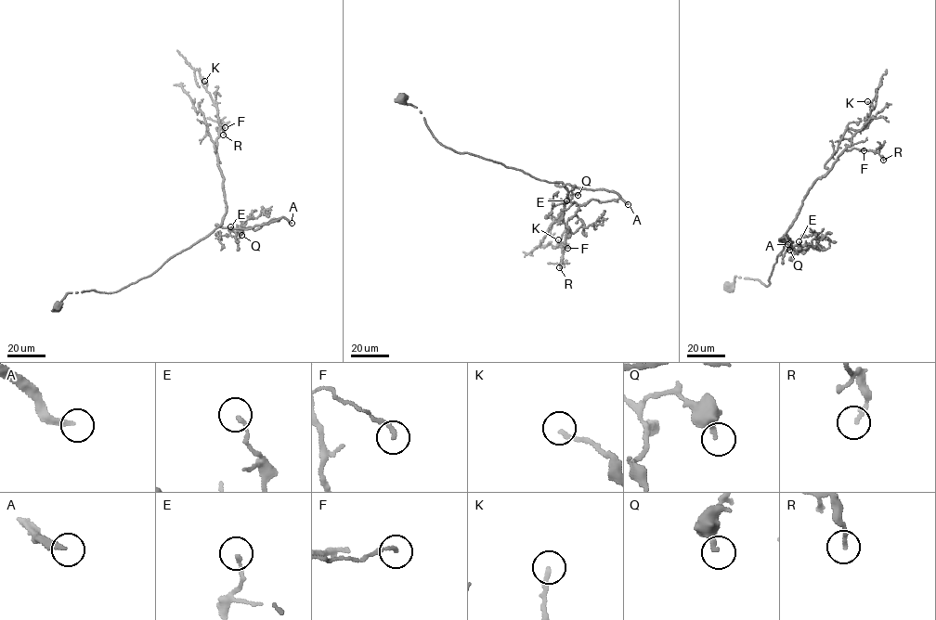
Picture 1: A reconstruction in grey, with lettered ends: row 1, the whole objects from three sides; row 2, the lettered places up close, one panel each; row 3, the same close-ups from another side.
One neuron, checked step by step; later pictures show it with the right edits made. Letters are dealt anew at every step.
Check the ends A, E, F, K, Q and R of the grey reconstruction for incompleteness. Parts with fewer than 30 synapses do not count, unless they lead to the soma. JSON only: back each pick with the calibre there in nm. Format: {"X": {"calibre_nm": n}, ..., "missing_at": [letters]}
{"A": {"calibre_nm": 200}, "missing_at": ["A"]}

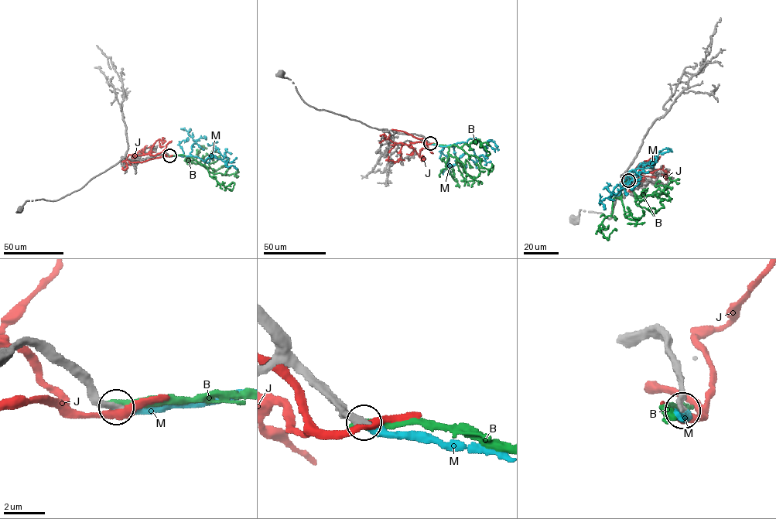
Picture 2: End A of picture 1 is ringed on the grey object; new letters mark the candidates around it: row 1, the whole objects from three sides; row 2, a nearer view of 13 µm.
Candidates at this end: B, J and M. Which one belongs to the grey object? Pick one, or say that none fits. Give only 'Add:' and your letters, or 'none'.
Add: M

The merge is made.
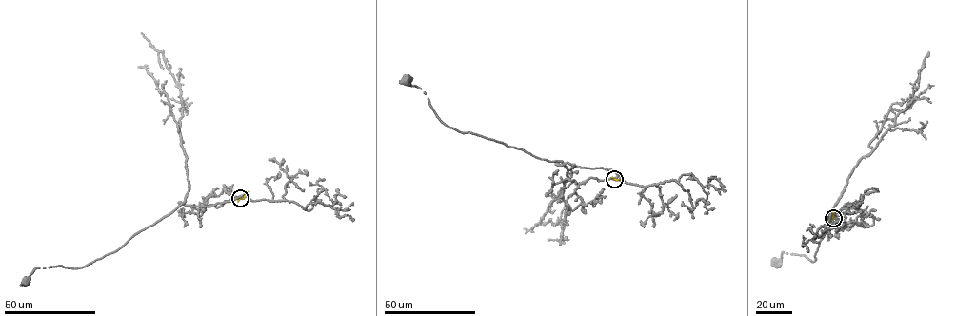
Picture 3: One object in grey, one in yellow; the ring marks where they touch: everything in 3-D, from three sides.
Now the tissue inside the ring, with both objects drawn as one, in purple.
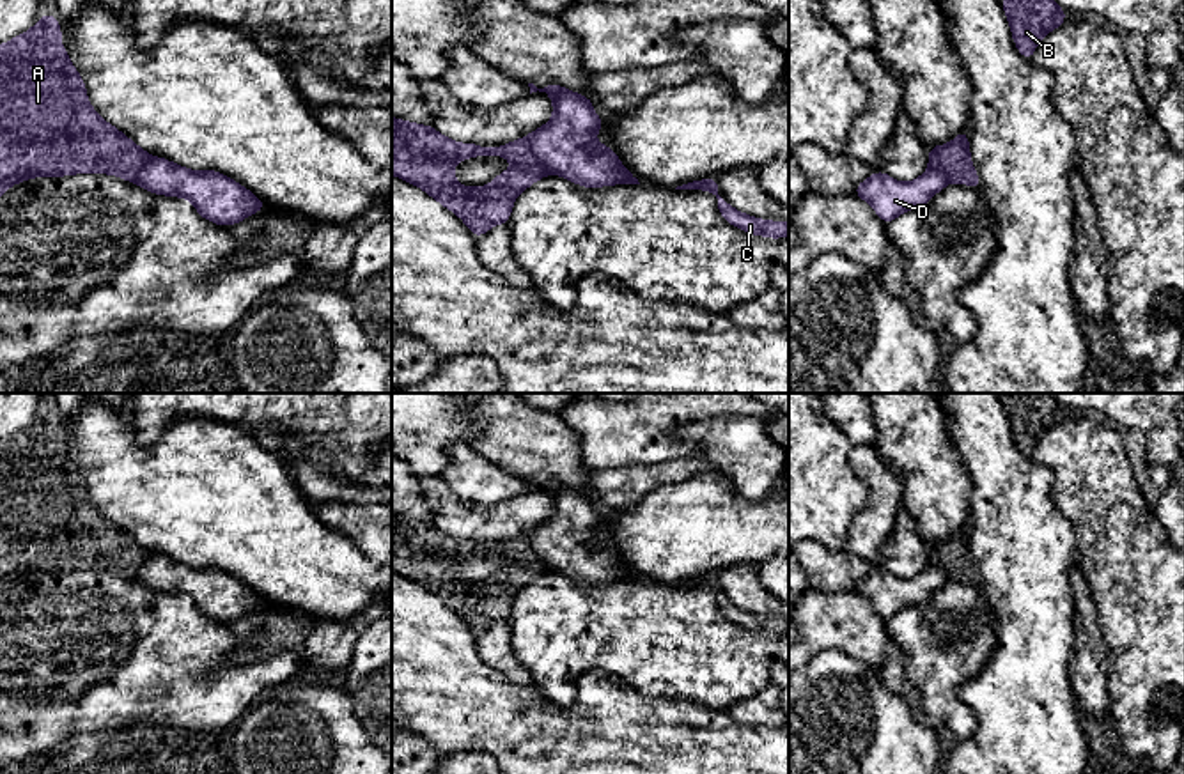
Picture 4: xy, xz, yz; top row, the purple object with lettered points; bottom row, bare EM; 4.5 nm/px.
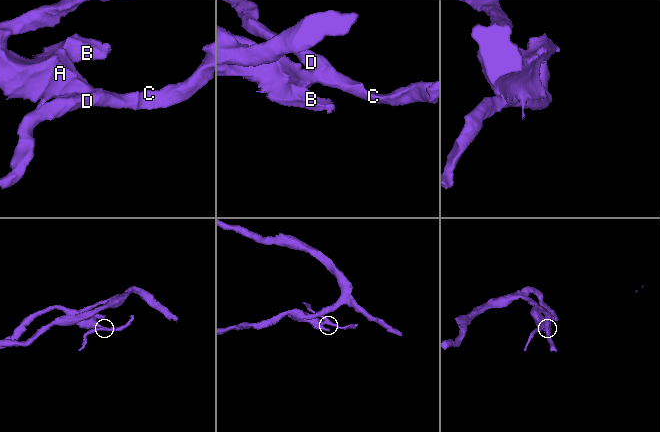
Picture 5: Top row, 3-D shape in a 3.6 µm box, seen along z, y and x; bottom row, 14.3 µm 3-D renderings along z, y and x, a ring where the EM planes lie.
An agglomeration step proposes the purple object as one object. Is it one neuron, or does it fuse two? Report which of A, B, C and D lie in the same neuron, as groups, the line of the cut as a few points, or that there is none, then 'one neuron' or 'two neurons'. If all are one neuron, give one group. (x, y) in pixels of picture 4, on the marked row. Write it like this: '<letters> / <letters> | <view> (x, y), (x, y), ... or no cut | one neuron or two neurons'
A B / C D | xz (523, 139), (550, 172) | two neurons

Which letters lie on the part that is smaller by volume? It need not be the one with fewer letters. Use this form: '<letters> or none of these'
C, D

